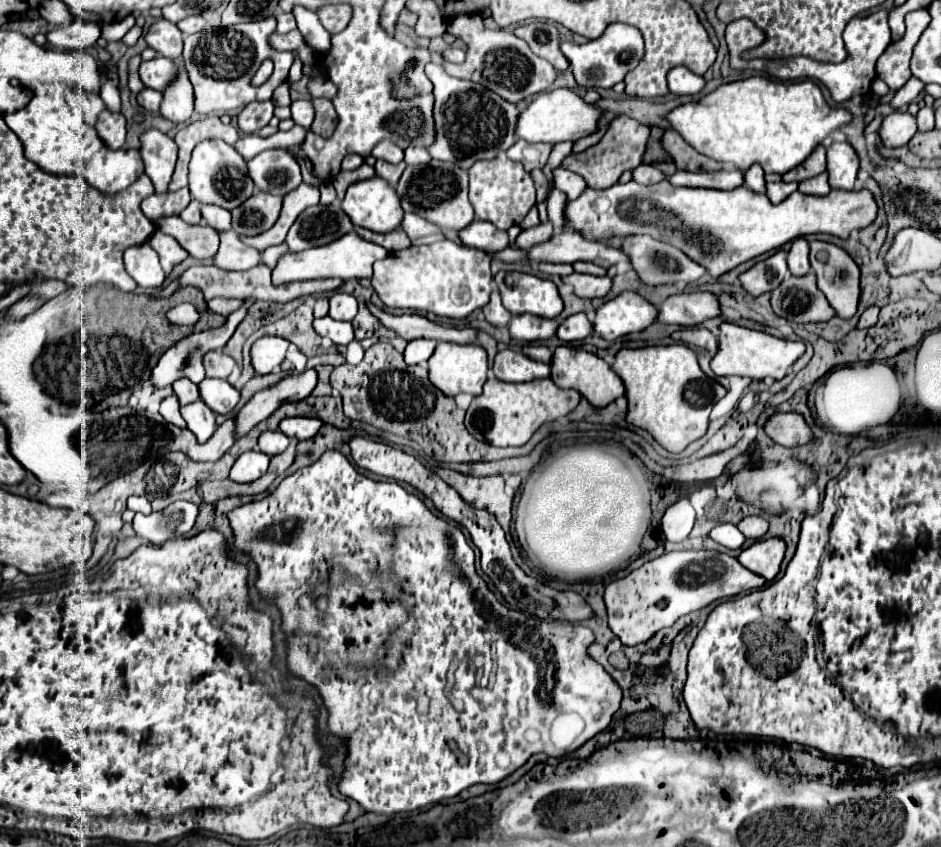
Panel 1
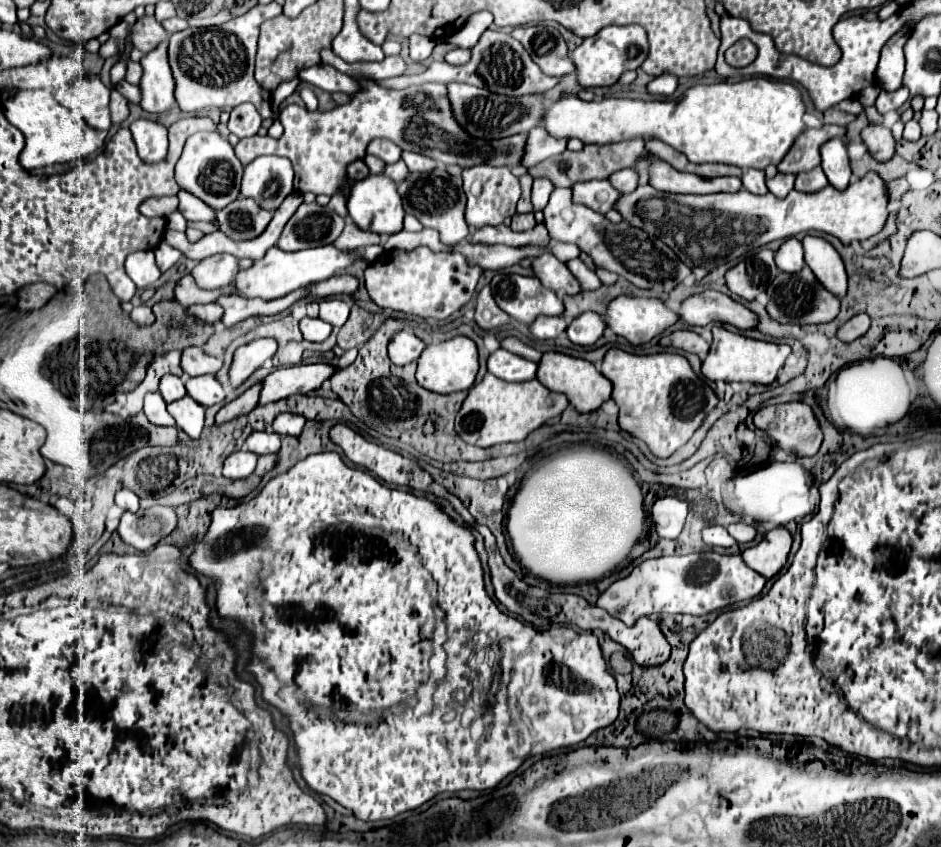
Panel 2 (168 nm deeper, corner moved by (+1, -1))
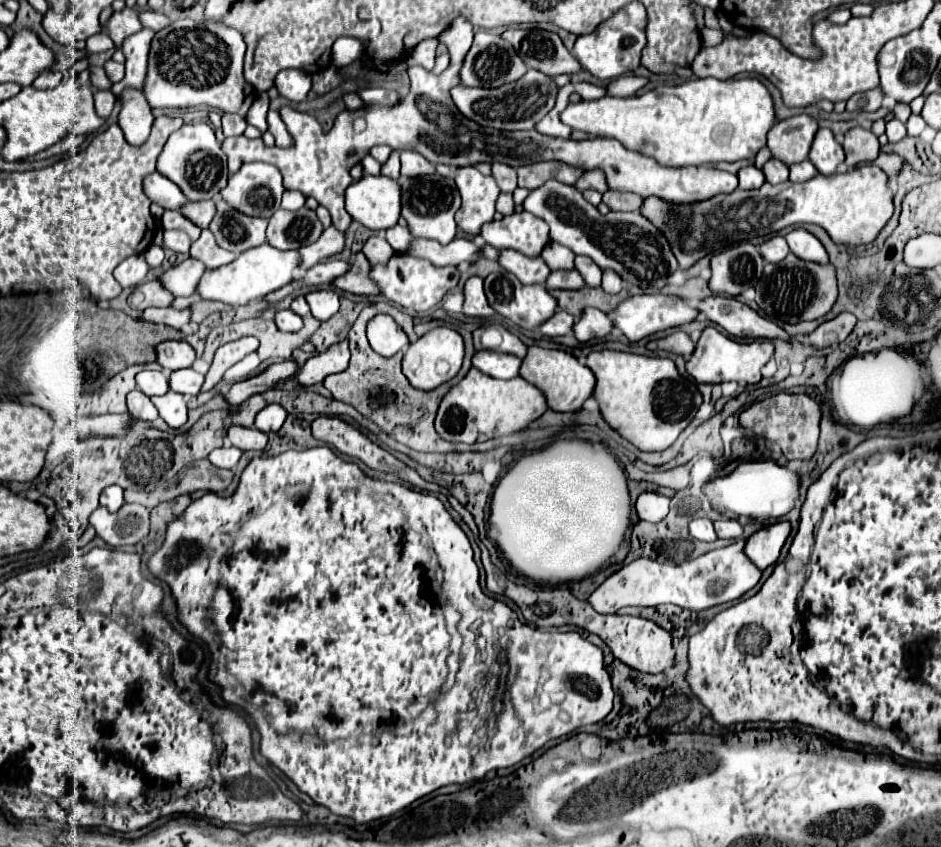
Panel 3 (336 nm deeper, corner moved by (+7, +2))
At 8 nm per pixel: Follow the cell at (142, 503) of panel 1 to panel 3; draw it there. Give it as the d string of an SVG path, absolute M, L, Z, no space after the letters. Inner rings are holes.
M119 485L103 489L103 493L101 493L101 505L105 505L109 511L119 511L123 503L125 503L123 501L123 489Z

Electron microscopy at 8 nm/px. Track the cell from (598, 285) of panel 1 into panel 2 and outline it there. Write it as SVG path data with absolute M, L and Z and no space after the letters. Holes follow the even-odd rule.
M543 254L543 256L535 256L535 260L531 260L531 268L533 268L533 276L539 278L539 282L543 282L545 288L557 292L557 294L579 294L579 282L571 276L571 272L567 270L567 266L563 262L559 262L553 254Z

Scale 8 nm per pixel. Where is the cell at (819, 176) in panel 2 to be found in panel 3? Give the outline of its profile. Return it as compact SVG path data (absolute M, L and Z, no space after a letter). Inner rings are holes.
M807 159L807 161L801 161L801 165L791 165L789 167L789 171L791 171L791 175L789 175L789 179L791 181L795 181L795 183L803 183L803 181L809 181L809 179L813 179L819 171L811 165L811 161Z

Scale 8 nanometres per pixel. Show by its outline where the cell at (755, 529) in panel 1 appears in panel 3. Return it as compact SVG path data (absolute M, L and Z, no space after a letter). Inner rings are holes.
M715 521L715 531L721 539L739 539L743 535L743 527L737 521Z

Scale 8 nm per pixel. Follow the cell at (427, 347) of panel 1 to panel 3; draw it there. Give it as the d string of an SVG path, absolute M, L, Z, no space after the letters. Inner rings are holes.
M377 315L369 321L367 339L373 351L377 351L383 357L393 357L397 351L409 347L405 331L389 315Z

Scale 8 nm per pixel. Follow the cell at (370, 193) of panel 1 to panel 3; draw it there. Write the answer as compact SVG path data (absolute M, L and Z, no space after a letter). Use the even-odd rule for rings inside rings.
M363 175L345 191L347 213L367 229L389 229L401 213L401 187L383 175Z

